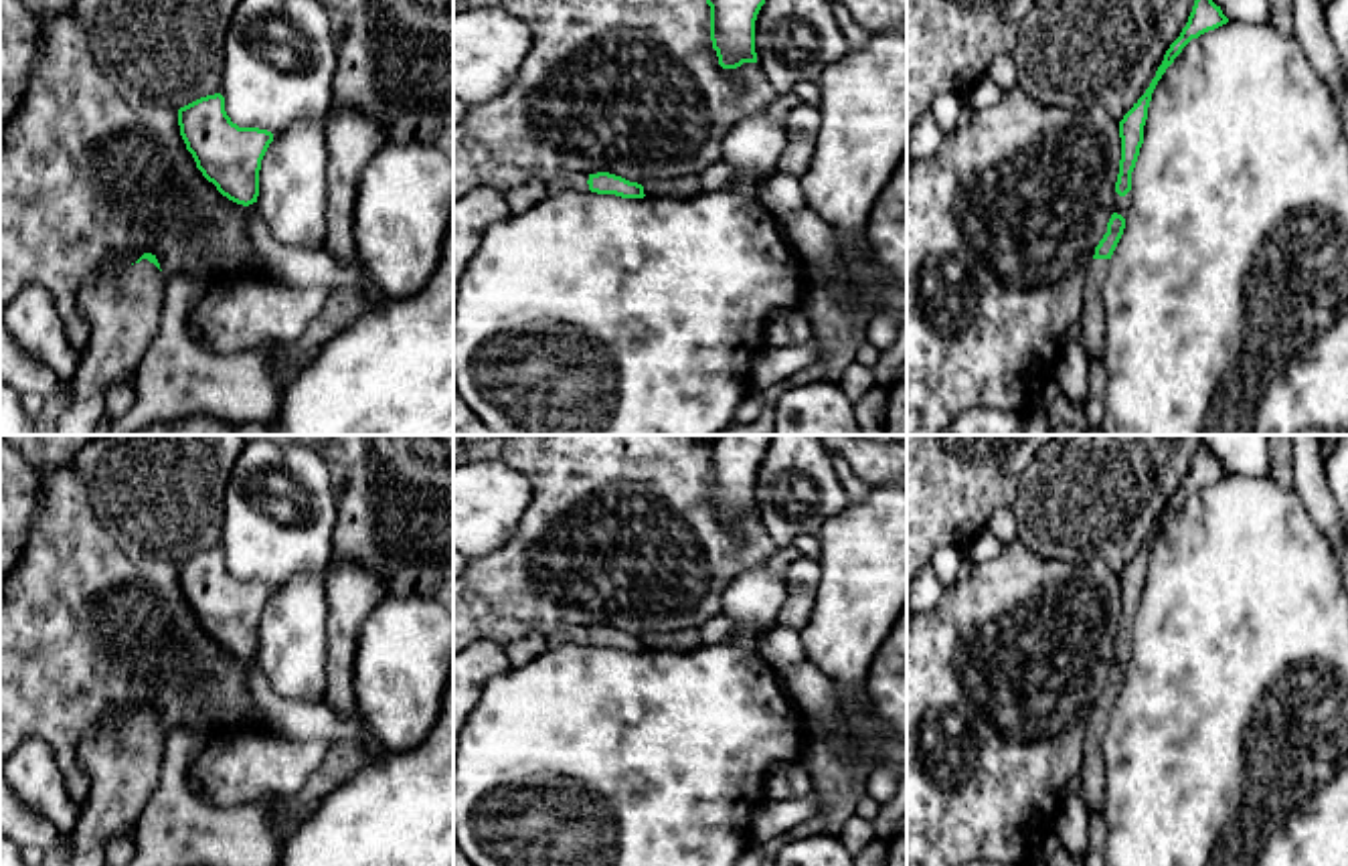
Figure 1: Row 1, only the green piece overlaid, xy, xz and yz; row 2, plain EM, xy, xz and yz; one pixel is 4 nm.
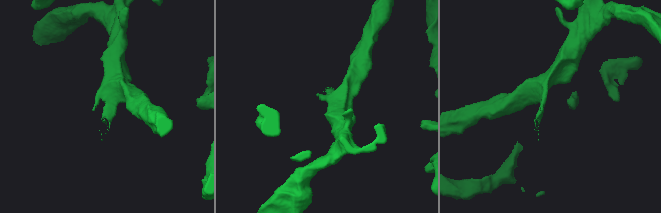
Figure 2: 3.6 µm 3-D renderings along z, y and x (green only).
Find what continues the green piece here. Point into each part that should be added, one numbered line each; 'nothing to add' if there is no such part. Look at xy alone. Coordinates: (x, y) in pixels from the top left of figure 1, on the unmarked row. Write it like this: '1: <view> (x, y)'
1: xy (122, 761)

